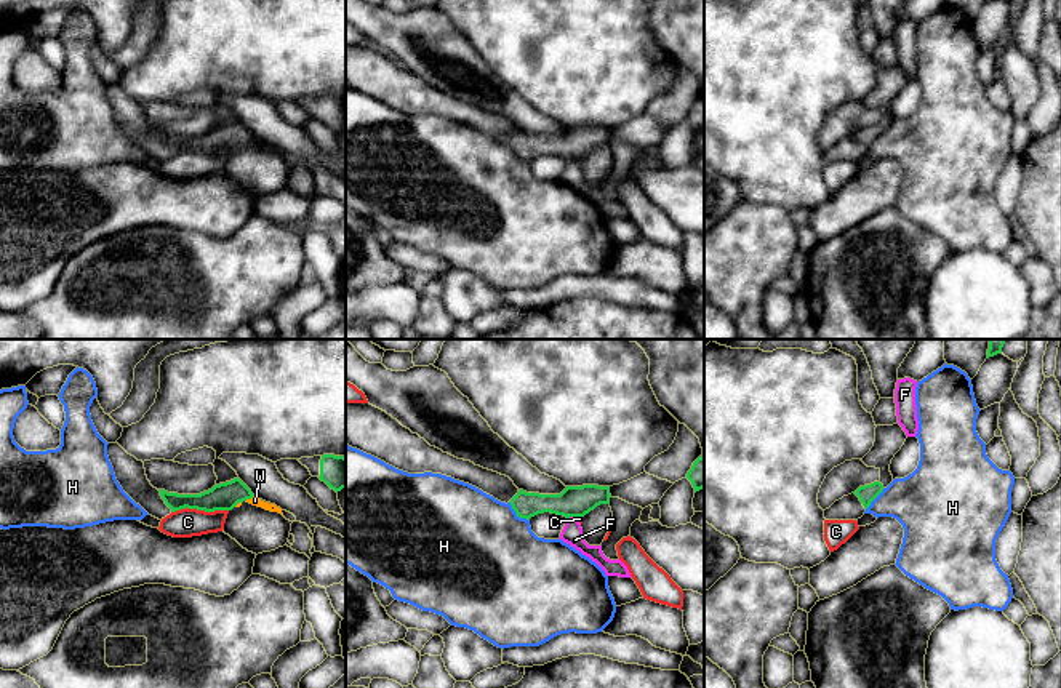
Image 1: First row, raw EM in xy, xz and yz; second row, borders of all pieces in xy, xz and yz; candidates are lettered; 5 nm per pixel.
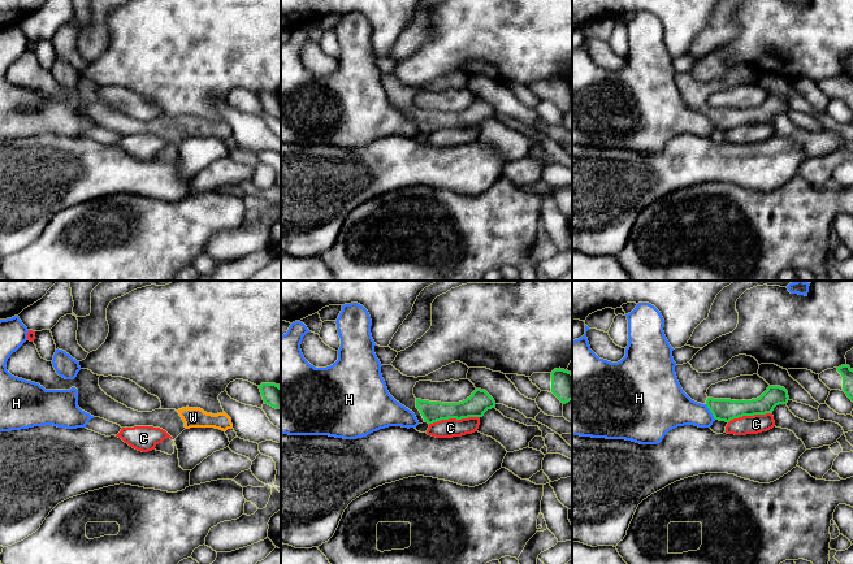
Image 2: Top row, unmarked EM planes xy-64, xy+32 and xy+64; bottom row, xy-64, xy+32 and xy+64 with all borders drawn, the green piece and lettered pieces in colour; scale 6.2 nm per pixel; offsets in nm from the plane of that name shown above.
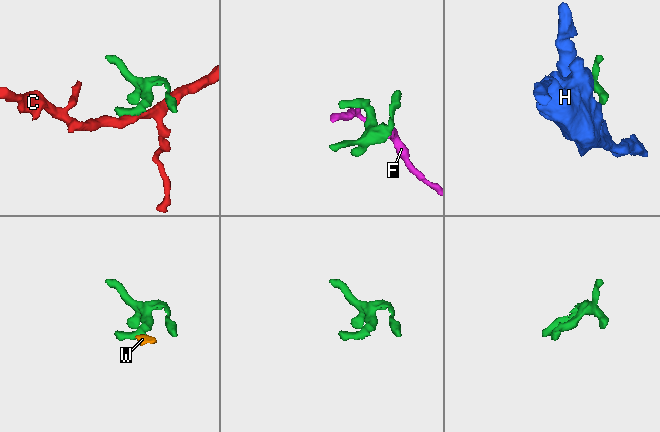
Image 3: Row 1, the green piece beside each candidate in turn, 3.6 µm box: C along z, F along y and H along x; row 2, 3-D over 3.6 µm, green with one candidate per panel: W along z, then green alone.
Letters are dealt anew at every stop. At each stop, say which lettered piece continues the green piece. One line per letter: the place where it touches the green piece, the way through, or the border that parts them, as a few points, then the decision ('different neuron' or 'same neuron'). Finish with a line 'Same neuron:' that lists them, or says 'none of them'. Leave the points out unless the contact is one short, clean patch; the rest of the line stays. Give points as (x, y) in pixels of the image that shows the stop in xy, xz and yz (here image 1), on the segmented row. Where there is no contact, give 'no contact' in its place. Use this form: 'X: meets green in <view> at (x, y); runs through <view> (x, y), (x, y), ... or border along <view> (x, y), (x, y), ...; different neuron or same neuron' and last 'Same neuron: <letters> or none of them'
C: meets green in xy at (199, 509); border along xy (228, 509), (197, 511), (181, 508), (172, 512); different neuron
F: meets green in xz at (570, 516); border along xz (573, 516), (568, 519); different neuron
H: meets green in xz at (517, 514); different neuron
W: meets green in xy at (248, 498); runs through xy (224, 496), (248, 498), (255, 501); same neuron
Same neuron: W

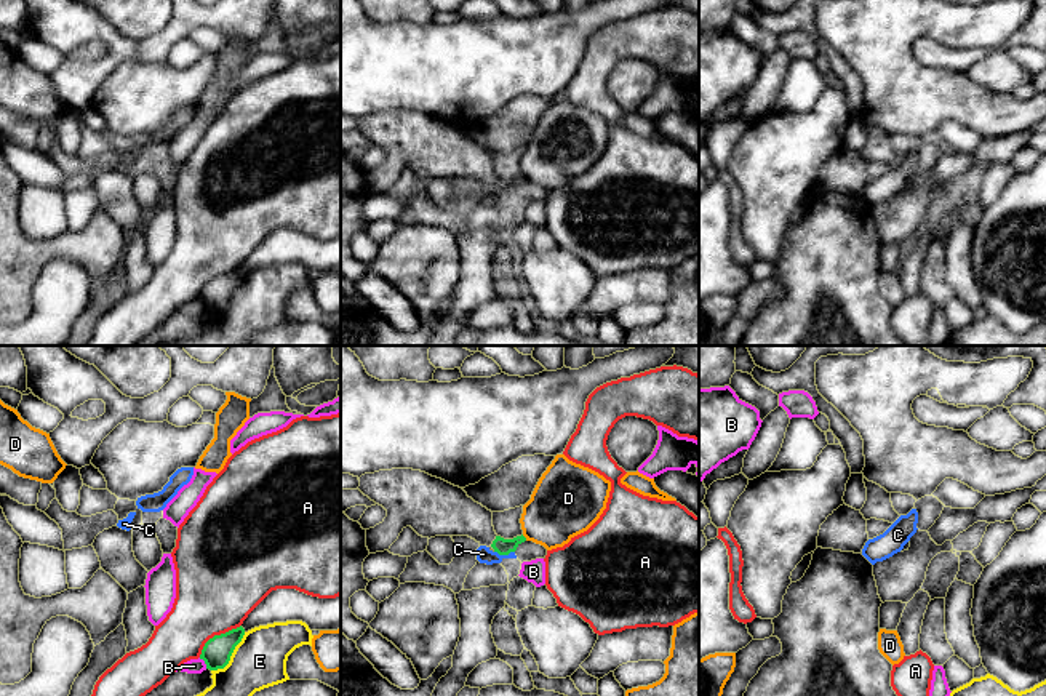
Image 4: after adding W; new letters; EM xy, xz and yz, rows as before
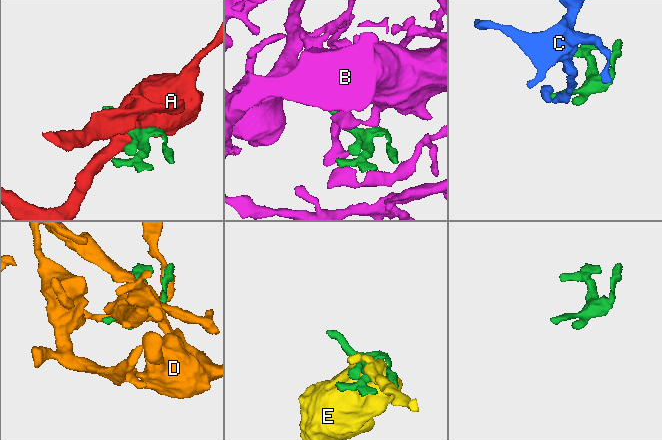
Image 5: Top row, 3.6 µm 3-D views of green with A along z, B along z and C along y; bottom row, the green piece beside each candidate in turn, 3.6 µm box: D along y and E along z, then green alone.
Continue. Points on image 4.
A: meets green in xy at (216, 636); different neuron
B: meets green in xy at (205, 663); border along xy (199, 658), (207, 668); different neuron
C: meets green in xz at (504, 554); border along xz (495, 551), (499, 554), (514, 552); different neuron
D: meets green in xz at (525, 538); different neuron
E: meets green in xy at (231, 655); different neuron
Same neuron: none of them

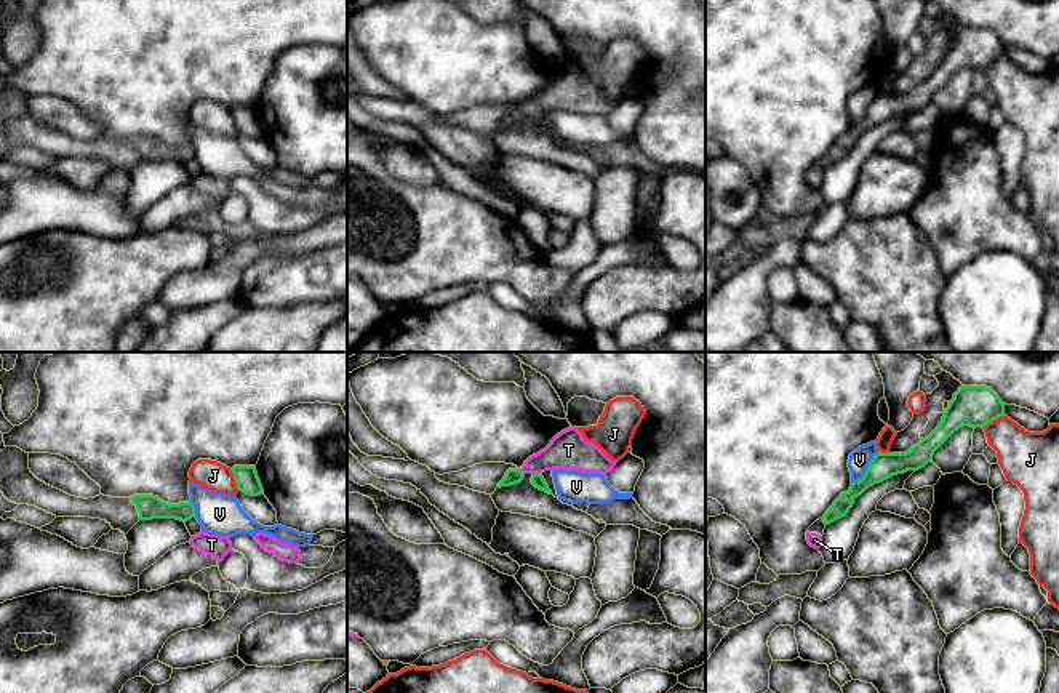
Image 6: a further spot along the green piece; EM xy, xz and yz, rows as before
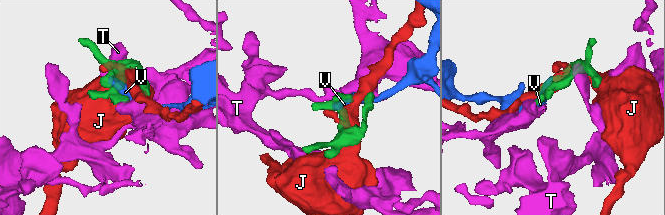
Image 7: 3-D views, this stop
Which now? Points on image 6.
J: meets green in yz at (994, 418); different neuron
T: meets green in xz at (536, 474); runs through xz (538, 480), (536, 474), (549, 458), (568, 450); same neuron
V: meets green in yz at (867, 469); border along yz (879, 452), (866, 472), (851, 482); different neuron
Same neuron: T

